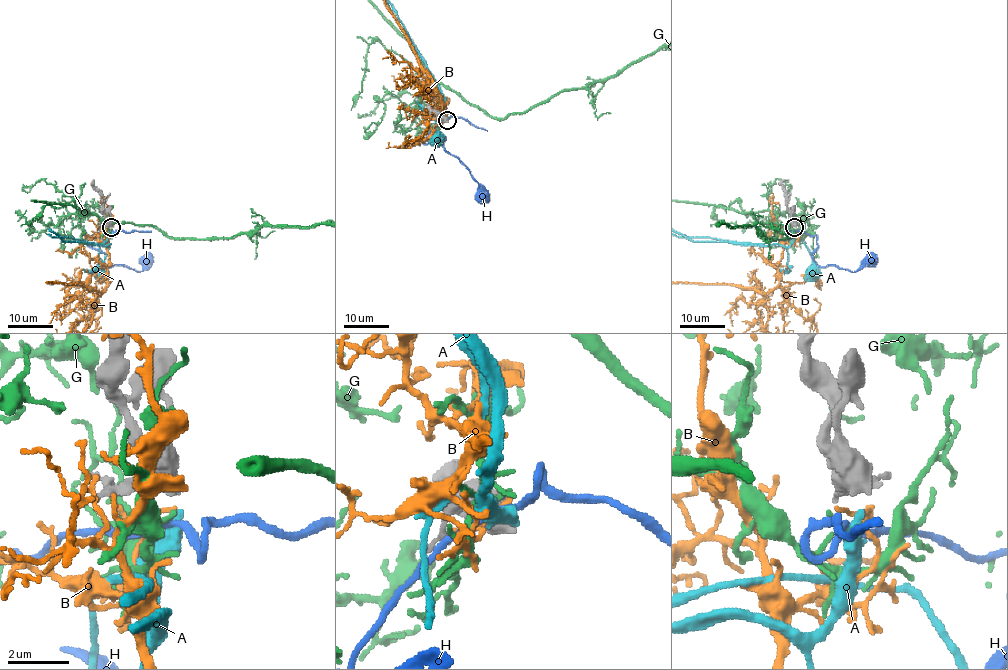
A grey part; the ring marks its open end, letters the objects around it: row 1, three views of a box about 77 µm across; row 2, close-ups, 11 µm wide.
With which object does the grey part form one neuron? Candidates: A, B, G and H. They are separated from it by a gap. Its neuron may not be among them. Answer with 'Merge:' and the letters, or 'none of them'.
Merge: A

